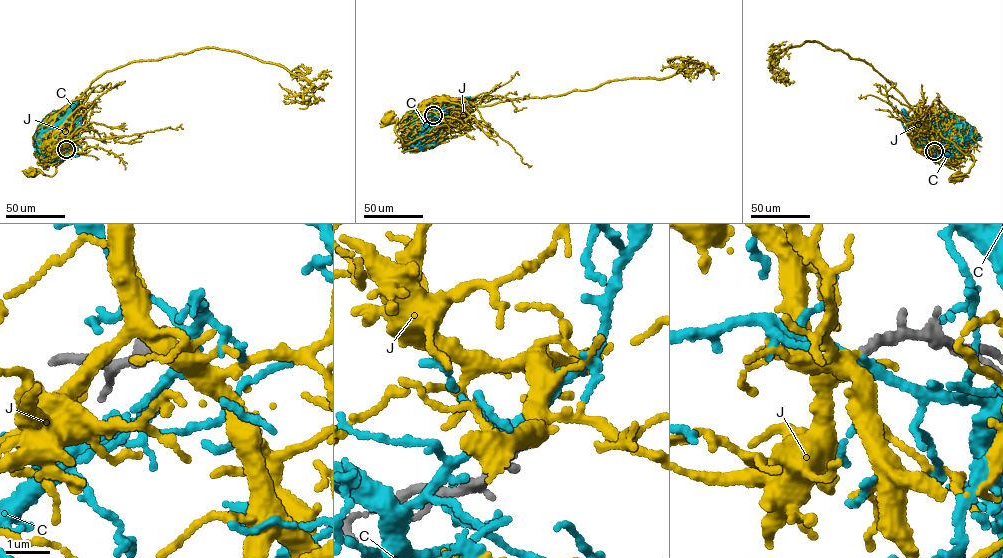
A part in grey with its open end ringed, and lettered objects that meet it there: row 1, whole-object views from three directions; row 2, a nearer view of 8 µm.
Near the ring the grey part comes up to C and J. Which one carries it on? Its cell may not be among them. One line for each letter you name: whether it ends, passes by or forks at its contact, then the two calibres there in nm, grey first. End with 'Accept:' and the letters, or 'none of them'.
J: it forks; calibres 200 and 280 nm
Accept: J

